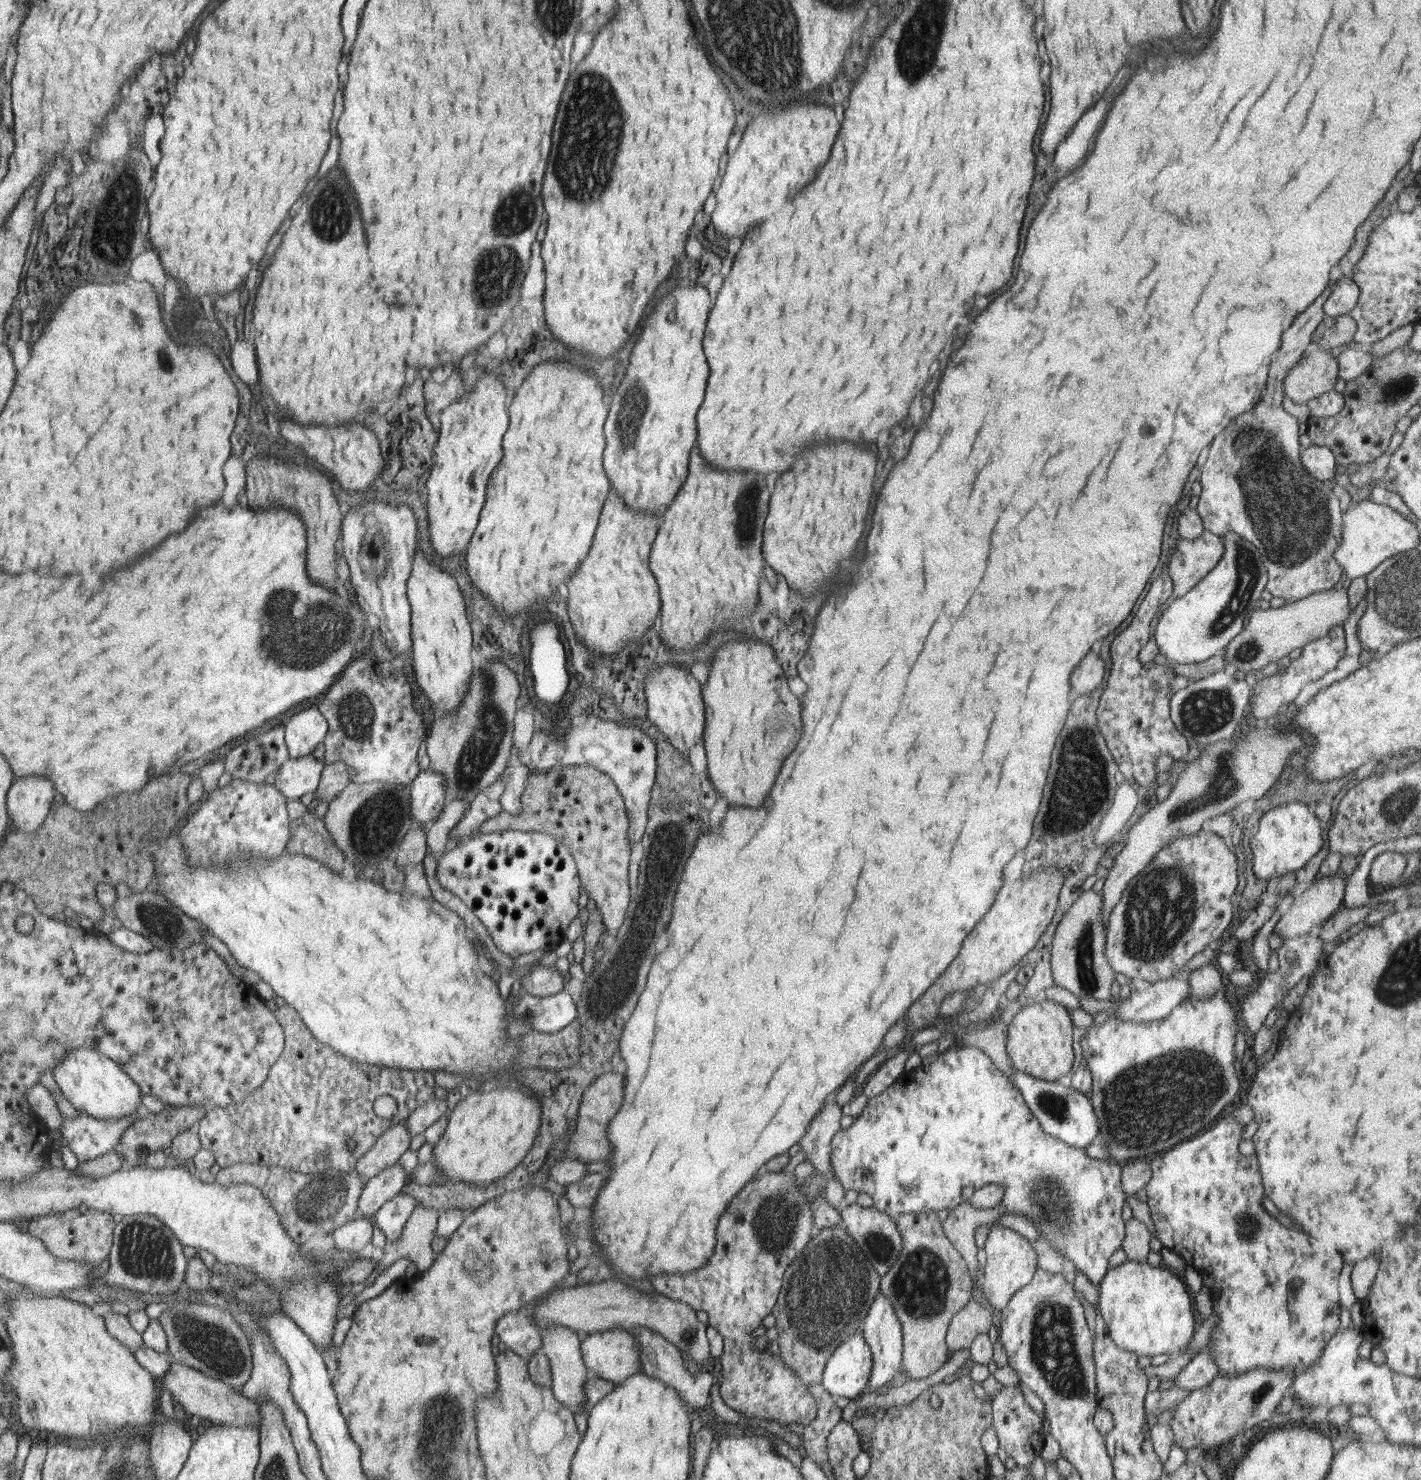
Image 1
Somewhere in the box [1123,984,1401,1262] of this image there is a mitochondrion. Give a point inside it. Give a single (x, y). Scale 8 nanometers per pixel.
(1247, 1227)

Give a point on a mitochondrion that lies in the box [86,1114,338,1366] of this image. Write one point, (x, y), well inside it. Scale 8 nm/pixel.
(145, 1252)

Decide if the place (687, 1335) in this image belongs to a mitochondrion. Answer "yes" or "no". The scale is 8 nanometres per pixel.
yes

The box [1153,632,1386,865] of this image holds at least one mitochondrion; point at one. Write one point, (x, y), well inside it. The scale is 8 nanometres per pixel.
(1207, 710)

